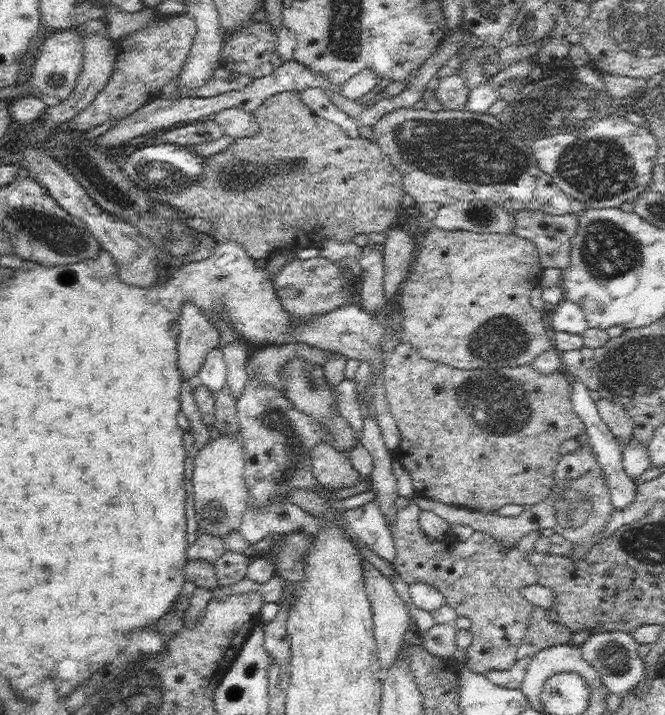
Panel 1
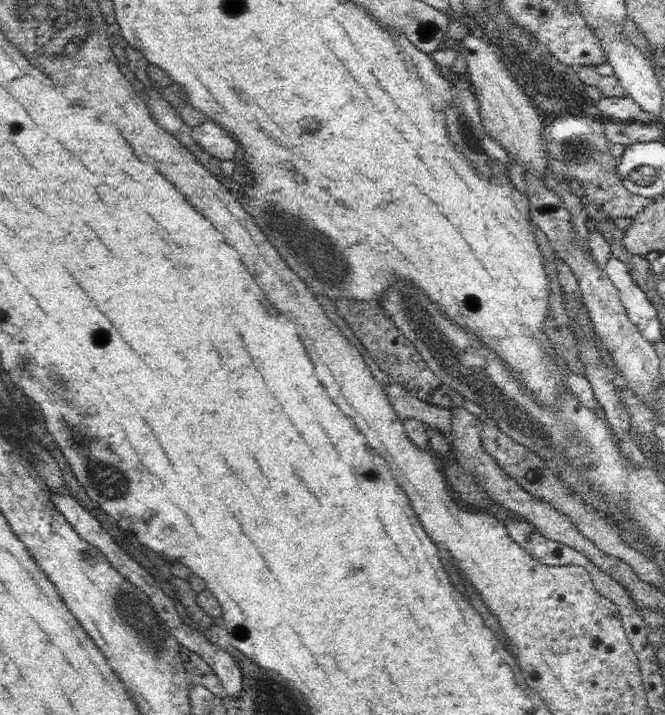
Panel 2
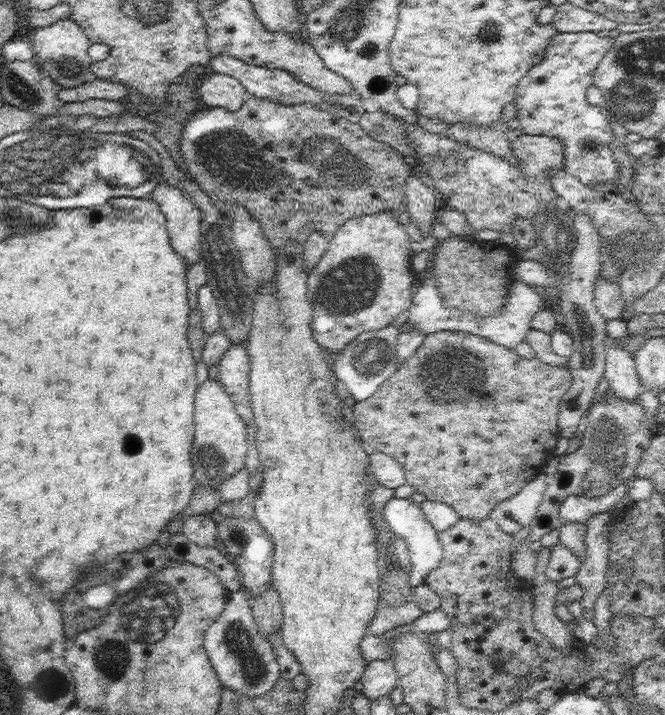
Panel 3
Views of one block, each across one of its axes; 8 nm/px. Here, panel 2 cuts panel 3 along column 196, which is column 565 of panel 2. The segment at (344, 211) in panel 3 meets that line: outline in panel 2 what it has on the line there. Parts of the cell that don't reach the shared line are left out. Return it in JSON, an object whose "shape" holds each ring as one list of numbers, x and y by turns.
{"shape":[[566,113,556,117,544,128,547,142,547,168,557,178,566,181,576,180,584,188,585,195,594,202,609,220,632,217,649,205,647,197,632,194,617,173,617,158,610,153,611,142,604,132,605,124,584,113]]}

